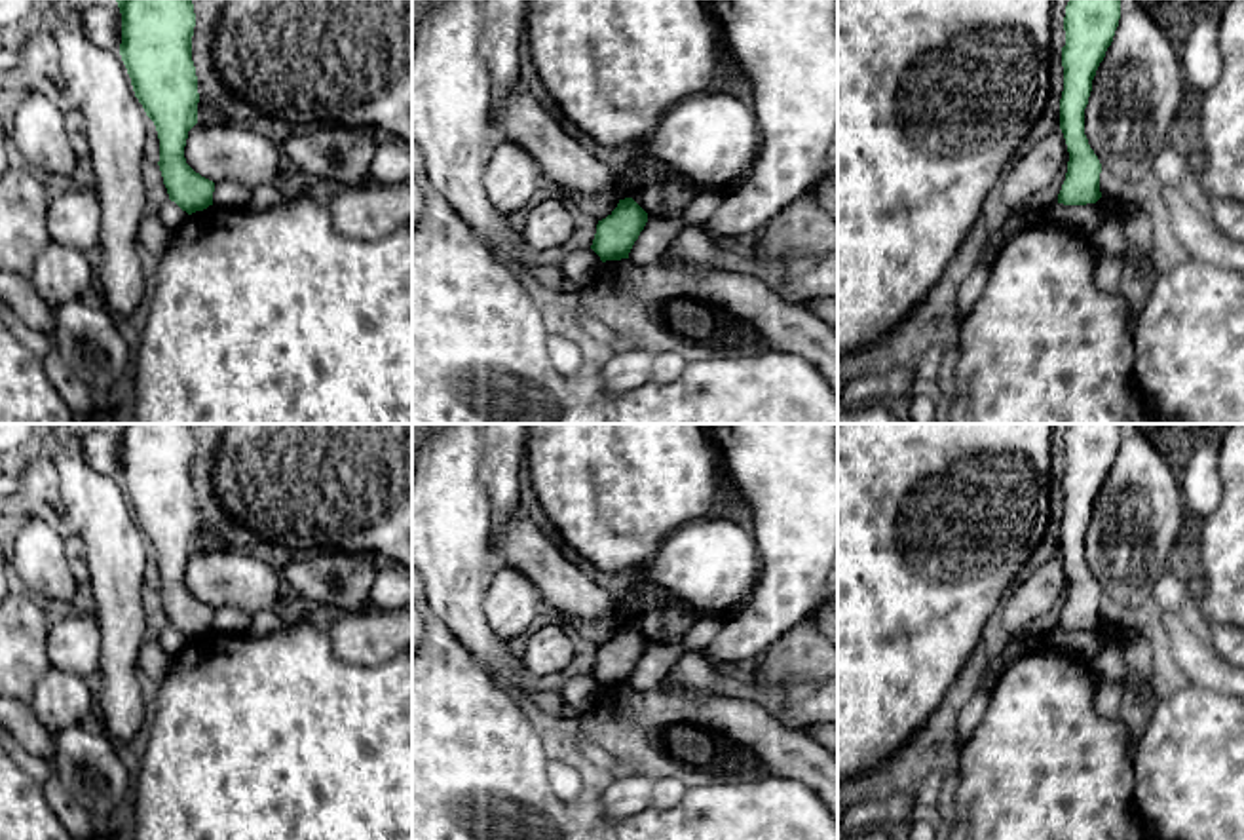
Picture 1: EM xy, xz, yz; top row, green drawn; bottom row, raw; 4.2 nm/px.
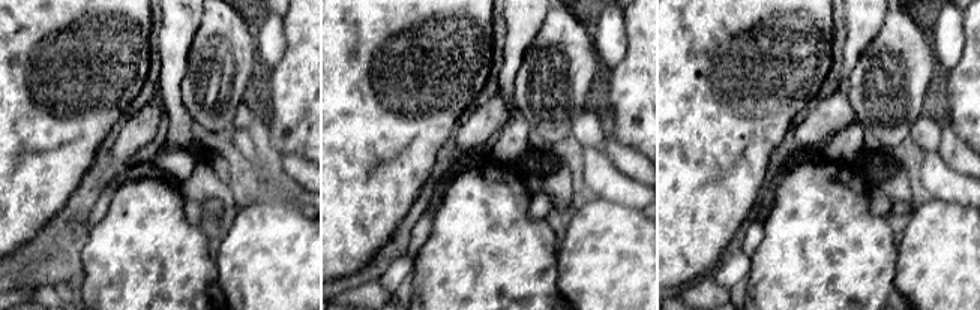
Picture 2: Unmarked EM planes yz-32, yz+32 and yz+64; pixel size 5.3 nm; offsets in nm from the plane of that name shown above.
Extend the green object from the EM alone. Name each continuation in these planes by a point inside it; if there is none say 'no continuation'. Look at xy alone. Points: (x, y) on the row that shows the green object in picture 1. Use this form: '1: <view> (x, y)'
no continuation

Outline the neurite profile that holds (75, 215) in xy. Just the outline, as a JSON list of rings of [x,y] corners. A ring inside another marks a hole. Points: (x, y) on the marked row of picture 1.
[[[57,184],[47,207],[47,234],[51,241],[82,253],[99,247],[101,203],[97,194]]]

